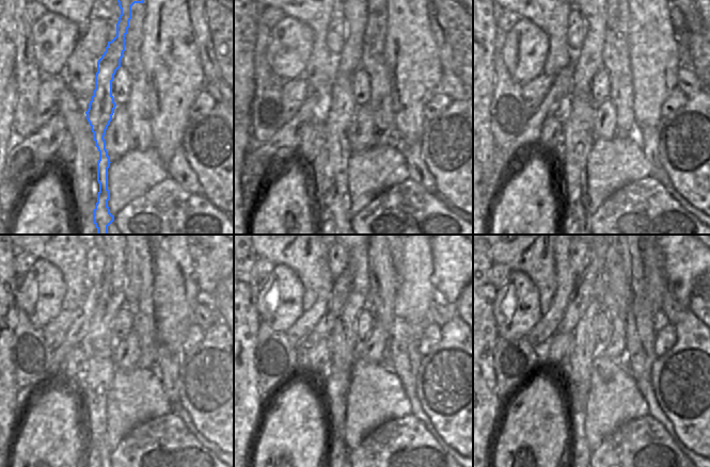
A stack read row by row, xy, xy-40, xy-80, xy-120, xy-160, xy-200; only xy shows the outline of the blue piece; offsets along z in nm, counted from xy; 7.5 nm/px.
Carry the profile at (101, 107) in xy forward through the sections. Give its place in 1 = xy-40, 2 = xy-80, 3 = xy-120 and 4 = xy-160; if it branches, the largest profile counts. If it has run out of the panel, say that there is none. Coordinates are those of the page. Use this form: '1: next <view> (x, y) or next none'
1: next xy-40 (343, 107)
2: next xy-80 (578, 140)
3: next xy-120 (97, 379)
4: next xy-160 (334, 386)

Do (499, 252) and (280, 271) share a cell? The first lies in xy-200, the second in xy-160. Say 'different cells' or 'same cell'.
different cells

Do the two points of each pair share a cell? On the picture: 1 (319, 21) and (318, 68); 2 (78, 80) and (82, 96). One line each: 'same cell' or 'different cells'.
1: same cell
2: same cell

